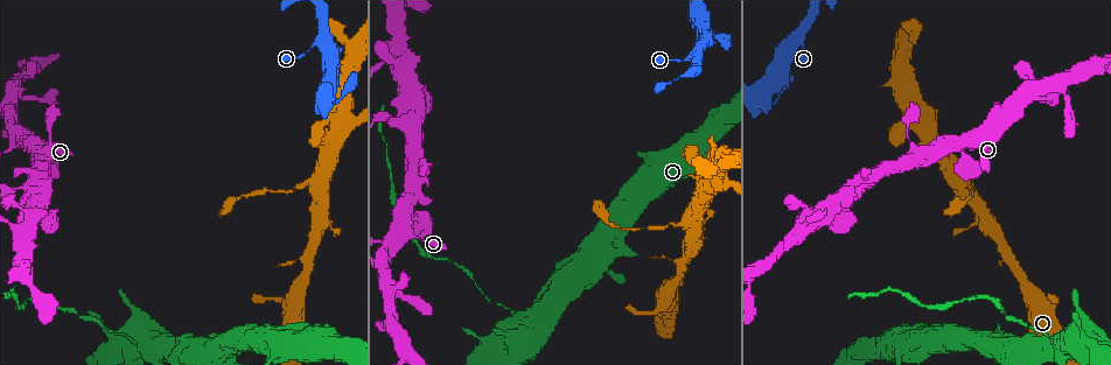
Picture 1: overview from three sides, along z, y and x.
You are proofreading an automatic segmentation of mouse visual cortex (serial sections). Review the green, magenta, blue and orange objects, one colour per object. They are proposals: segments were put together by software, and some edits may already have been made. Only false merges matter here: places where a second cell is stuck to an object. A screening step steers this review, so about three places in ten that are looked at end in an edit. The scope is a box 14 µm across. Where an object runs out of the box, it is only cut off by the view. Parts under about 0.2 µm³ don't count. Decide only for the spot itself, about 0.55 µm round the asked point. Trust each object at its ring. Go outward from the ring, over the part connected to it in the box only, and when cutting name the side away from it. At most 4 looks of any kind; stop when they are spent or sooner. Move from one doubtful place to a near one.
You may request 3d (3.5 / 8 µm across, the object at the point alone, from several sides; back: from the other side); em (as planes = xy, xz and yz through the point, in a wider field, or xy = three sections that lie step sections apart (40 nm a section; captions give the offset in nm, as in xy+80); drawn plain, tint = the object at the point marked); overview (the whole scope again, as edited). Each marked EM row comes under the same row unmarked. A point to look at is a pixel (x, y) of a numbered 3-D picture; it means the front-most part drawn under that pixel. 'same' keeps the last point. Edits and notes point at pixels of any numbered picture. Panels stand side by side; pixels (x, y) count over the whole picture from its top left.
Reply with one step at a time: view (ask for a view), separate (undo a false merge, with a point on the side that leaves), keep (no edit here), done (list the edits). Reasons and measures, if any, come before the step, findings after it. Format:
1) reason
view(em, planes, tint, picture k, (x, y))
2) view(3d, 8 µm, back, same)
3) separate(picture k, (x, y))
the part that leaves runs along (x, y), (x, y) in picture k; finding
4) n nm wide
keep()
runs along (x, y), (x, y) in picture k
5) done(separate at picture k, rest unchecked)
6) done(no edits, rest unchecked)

sharp bend
view(3d, 3.5 µm, picture 1, (146, 351))

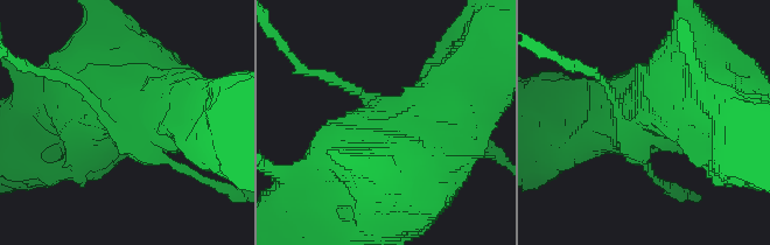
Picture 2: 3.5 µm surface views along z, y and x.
now the EM
view(em, xy, step 3, tint, picture 2, (383, 114))

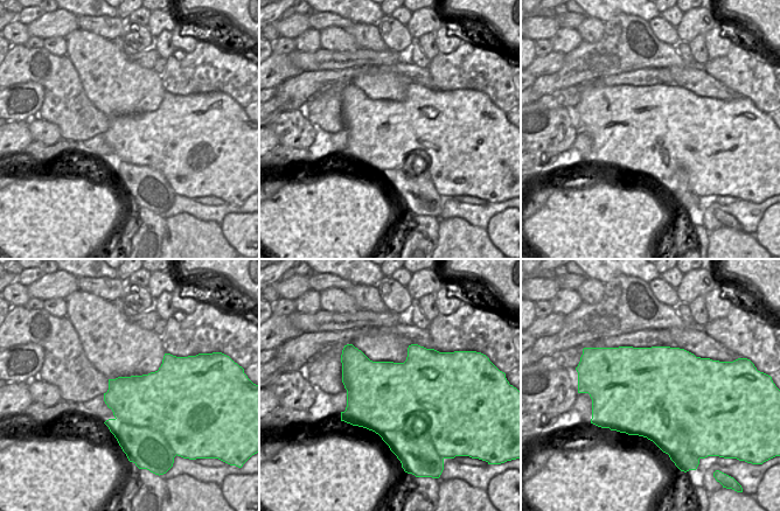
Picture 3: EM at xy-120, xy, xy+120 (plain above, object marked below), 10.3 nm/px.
separate(picture 2, (348, 86))
the part that leaves runs along (366, 97), (308, 72), (291, 55) in picture 2; a second cell is stuck on

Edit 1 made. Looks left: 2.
sharp bend
view(3d, 8 µm, picture 1, (314, 45))

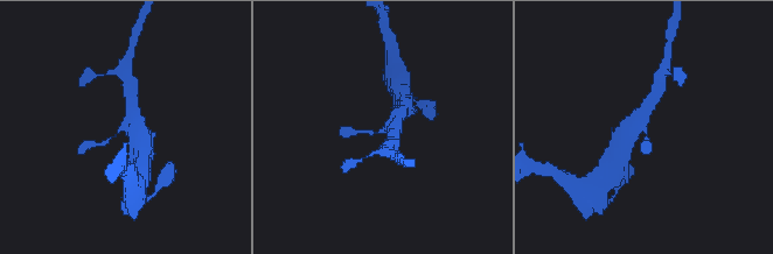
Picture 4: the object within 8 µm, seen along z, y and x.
view(3d, 3.5 µm, picture 4, (641, 130))

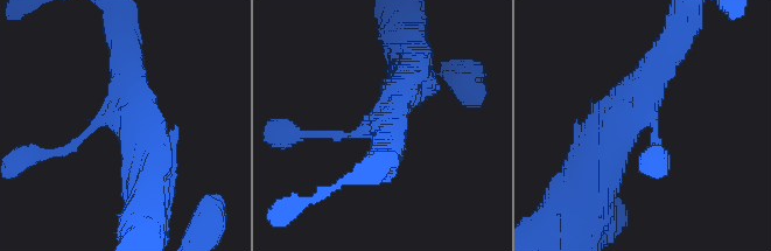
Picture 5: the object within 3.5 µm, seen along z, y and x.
keep()
runs along (309, 134), (352, 137), (406, 83) in picture 5; all the same cell

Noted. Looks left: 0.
done(separate at picture 2, rest unchecked)

